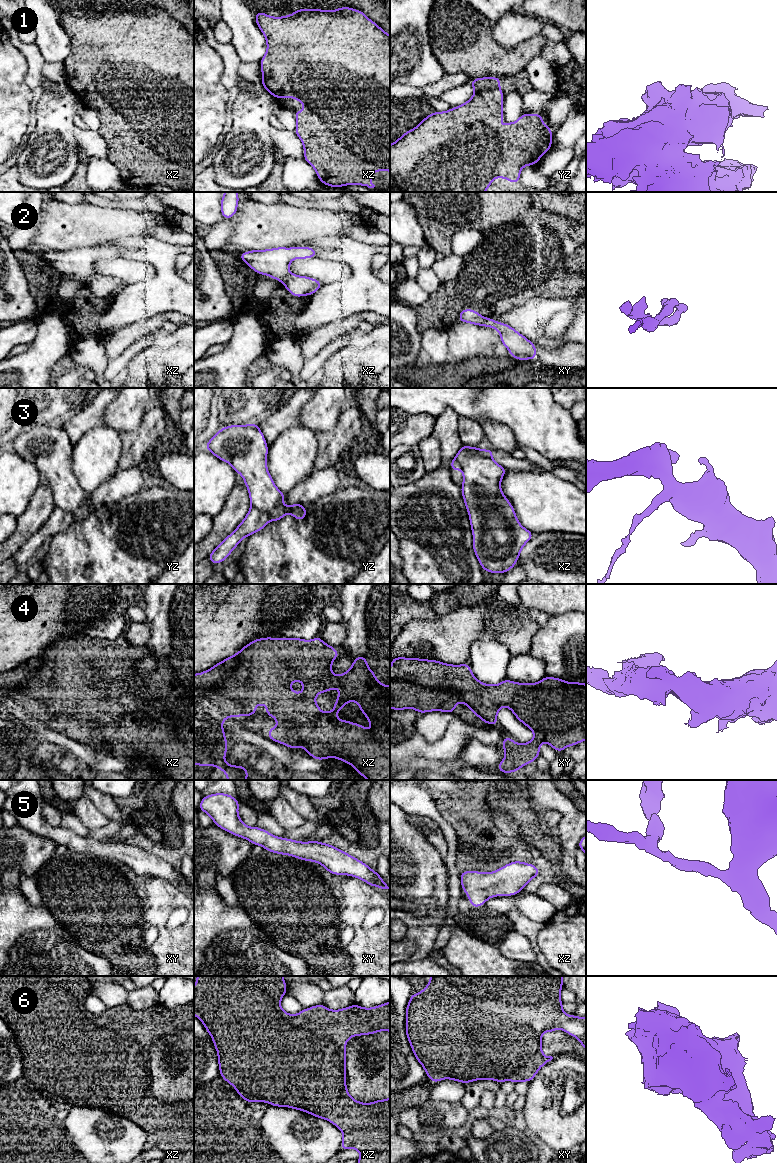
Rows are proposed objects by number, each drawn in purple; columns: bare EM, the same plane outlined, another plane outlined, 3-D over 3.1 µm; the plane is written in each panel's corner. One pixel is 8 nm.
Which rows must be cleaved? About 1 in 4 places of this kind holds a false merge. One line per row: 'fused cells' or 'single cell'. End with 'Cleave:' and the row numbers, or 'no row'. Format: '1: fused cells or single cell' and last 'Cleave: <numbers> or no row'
1: single cell
2: fused cells
3: fused cells
4: single cell
5: single cell
6: single cell
Cleave: 2, 3

